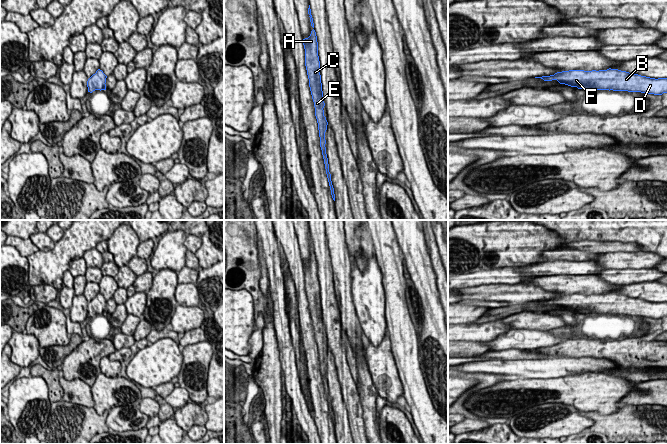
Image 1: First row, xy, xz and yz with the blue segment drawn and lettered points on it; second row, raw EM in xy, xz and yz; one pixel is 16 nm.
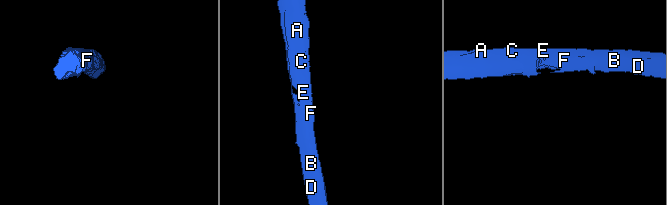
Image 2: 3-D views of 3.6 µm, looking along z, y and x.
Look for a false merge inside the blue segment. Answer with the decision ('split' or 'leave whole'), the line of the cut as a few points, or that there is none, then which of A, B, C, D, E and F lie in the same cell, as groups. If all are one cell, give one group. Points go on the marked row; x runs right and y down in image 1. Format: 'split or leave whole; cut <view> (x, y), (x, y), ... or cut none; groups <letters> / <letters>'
leave whole; cut none; groups A B C D E F

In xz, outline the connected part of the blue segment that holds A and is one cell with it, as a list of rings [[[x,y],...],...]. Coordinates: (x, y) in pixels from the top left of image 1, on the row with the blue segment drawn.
[[[313,29],[308,38],[303,39],[303,45],[305,49],[305,66],[307,70],[307,75],[309,79],[309,87],[312,95],[312,99],[315,107],[315,116],[318,123],[319,137],[320,137],[320,147],[322,150],[322,155],[324,159],[326,174],[331,190],[331,195],[335,201],[334,188],[331,181],[331,174],[329,172],[328,158],[326,154],[326,140],[325,132],[327,130],[328,122],[324,116],[324,99],[320,75],[320,61],[318,56],[318,42],[316,32]]]

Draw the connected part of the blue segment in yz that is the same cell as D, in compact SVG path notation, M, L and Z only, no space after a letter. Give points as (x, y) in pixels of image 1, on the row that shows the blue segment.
M611 68L599 71L569 70L535 78L544 81L557 80L560 84L578 89L641 92L654 95L667 93L667 78L655 79Z

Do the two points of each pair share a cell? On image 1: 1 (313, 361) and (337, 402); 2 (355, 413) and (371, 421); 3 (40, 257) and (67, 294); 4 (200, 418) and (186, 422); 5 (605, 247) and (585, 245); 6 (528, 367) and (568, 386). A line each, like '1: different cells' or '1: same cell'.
1: different cells
2: different cells
3: different cells
4: same cell
5: same cell
6: different cells

